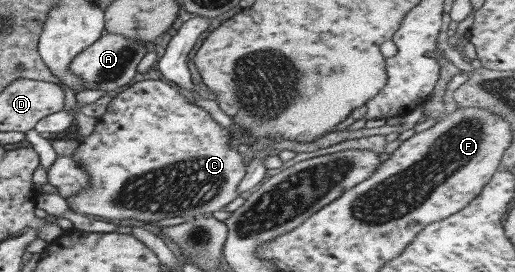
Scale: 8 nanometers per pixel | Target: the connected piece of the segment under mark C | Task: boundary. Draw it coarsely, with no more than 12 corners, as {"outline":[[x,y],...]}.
{"outline":[[163,79],[108,102],[71,211],[209,215],[246,167],[236,129]]}

